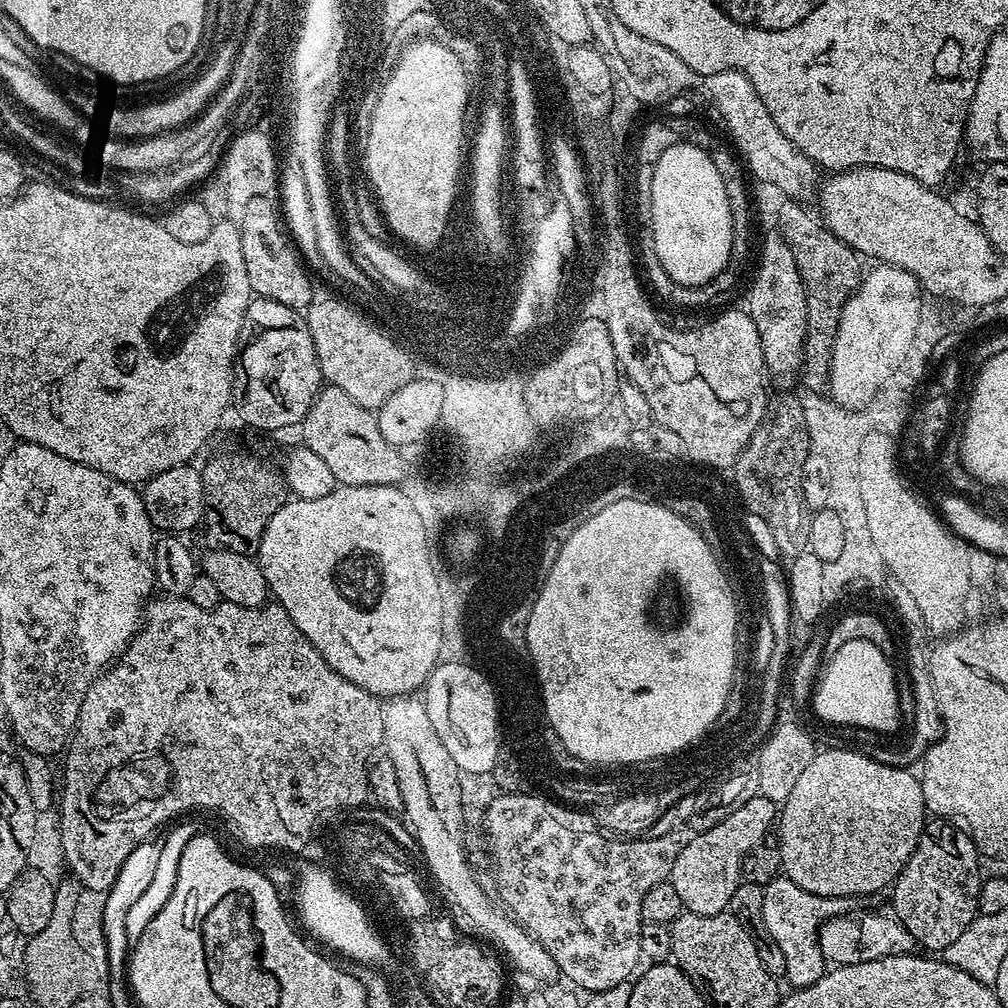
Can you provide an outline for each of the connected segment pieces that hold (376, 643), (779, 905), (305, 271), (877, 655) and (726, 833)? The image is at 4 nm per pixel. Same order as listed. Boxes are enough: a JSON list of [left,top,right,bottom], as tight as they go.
[[258,484,445,698],[762,874,853,989],[238,196,314,310],[814,640,900,732],[670,794,778,914]]

